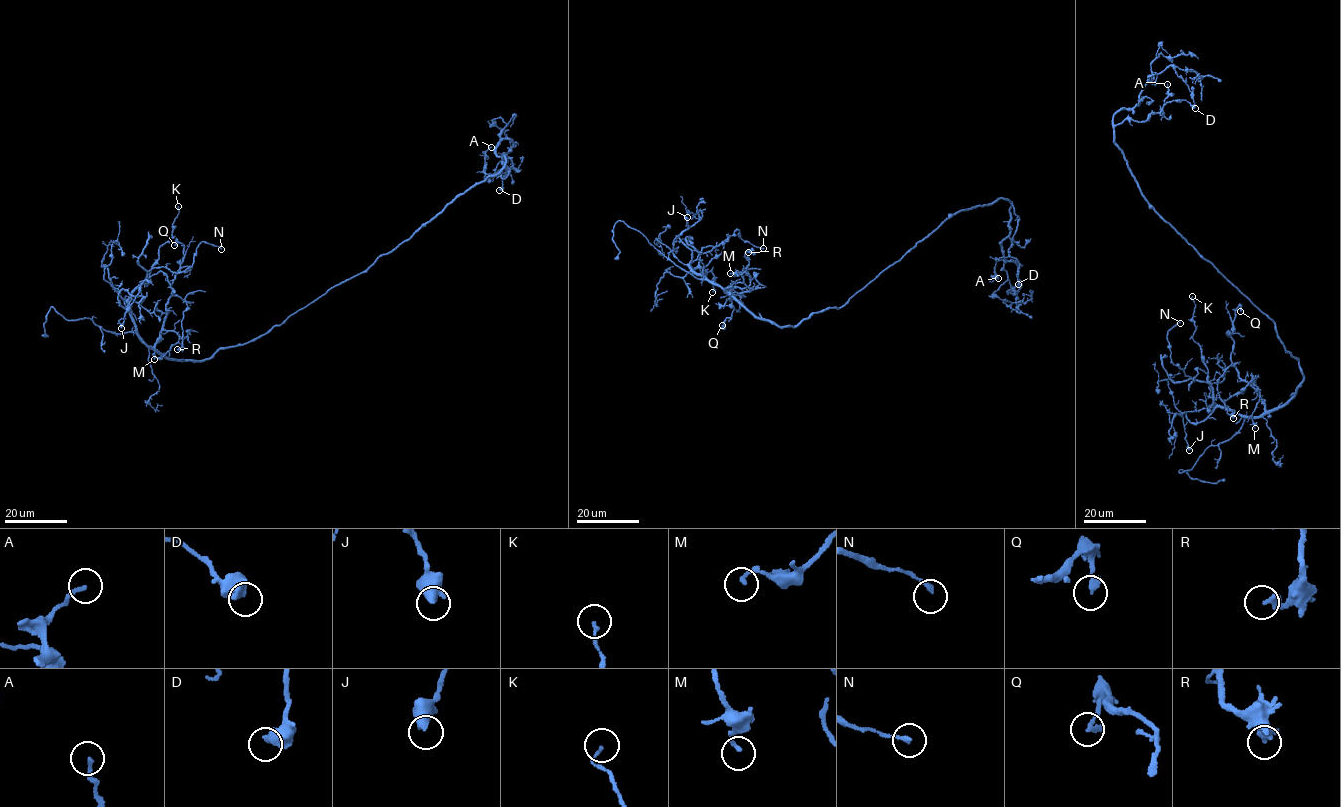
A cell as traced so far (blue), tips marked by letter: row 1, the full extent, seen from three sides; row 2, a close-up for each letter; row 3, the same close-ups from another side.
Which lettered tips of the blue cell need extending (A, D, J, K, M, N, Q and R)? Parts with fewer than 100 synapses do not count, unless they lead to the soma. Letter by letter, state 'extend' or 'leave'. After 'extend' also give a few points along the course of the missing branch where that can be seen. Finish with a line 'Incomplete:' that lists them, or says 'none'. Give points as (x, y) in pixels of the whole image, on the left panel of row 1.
A: leave
D: leave
J: leave
K: leave
M: leave
N: leave
Q: leave
R: leave
Incomplete: none

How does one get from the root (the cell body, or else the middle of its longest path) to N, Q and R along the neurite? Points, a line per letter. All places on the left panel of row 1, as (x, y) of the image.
N: (316, 299), (210, 357), (167, 359), (141, 339), (131, 293), (154, 267), (190, 268), (203, 241), (221, 249)
Q: (316, 299), (244, 344), (203, 360), (169, 359), (154, 347), (184, 258), (184, 245), (174, 245)
R: (316, 299), (263, 334), (198, 360), (169, 359), (154, 347), (171, 296), (191, 302), (183, 312), (177, 349)

